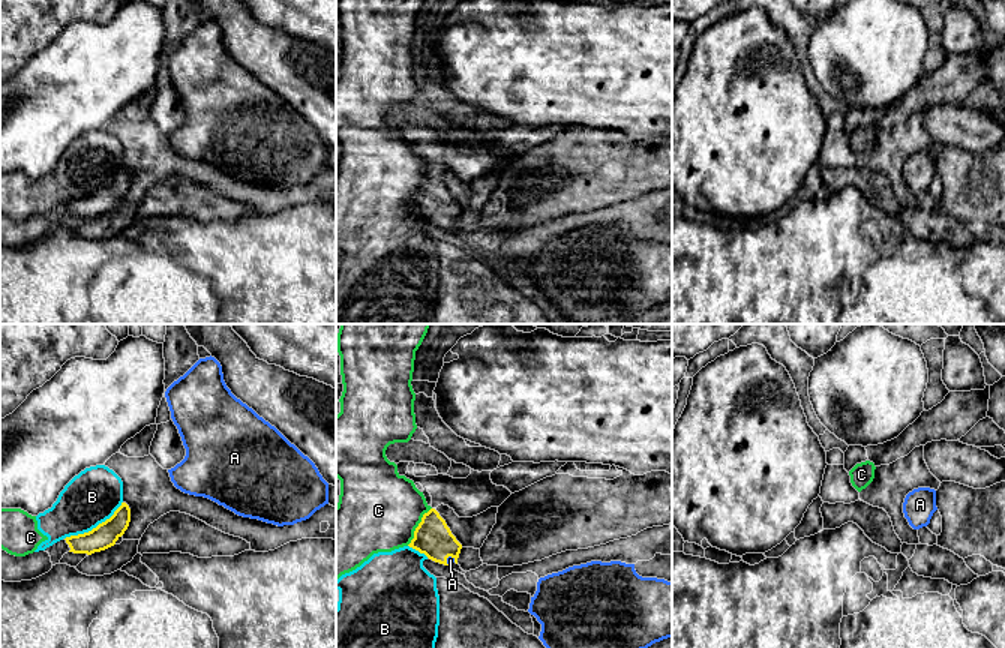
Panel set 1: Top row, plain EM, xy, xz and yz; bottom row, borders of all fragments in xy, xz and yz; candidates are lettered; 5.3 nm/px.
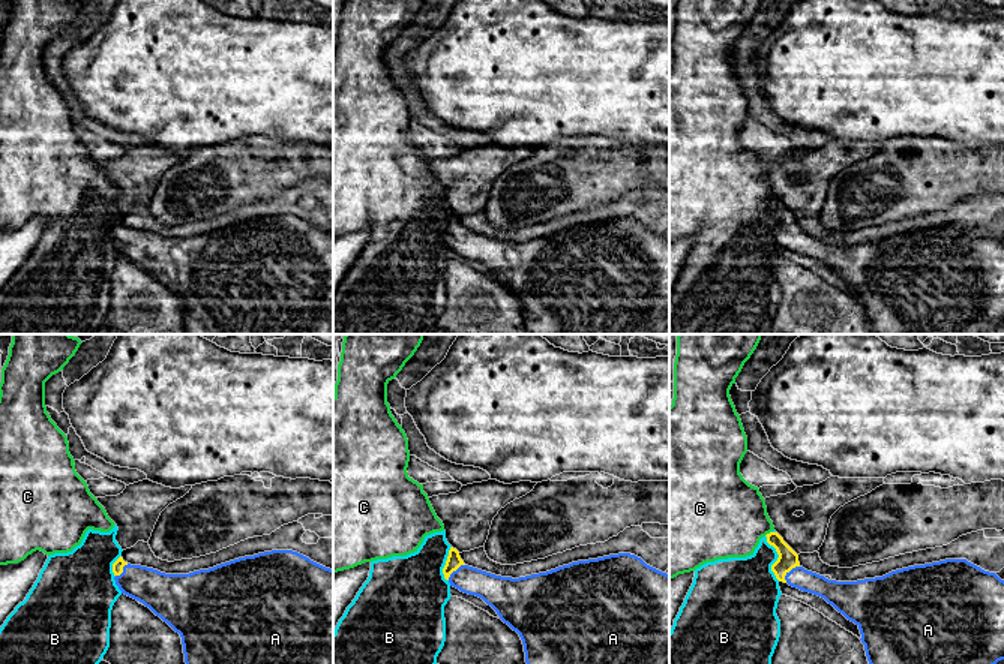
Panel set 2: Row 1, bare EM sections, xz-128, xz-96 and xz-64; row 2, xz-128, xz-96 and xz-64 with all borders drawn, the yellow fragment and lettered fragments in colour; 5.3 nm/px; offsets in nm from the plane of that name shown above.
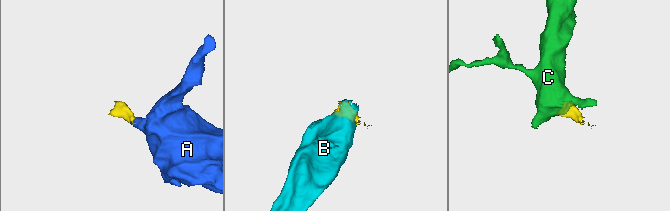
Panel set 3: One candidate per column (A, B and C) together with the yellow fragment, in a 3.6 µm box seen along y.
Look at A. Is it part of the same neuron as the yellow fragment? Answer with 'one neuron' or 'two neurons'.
one neuron

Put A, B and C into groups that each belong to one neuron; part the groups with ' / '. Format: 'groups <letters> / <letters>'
groups A / B C

